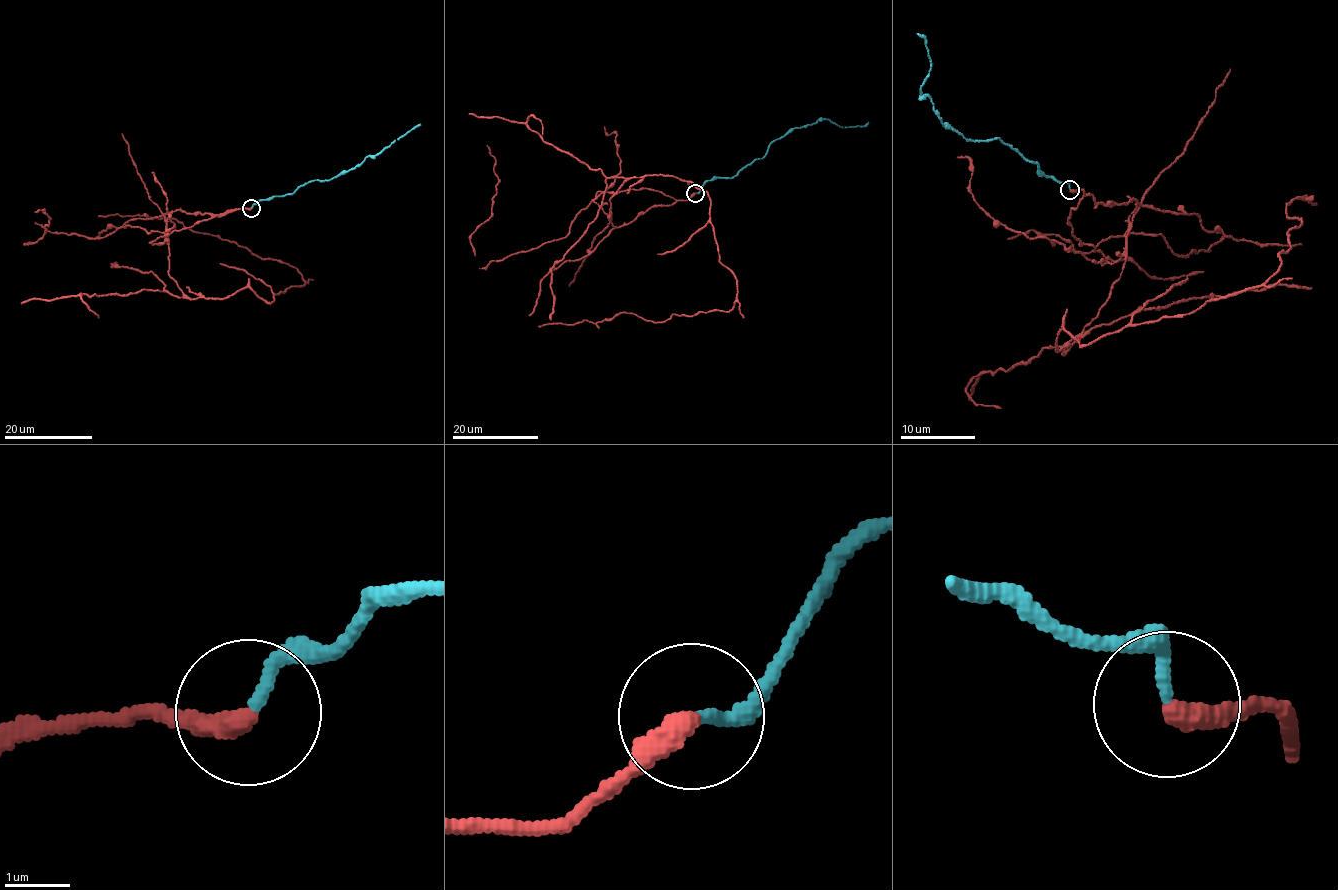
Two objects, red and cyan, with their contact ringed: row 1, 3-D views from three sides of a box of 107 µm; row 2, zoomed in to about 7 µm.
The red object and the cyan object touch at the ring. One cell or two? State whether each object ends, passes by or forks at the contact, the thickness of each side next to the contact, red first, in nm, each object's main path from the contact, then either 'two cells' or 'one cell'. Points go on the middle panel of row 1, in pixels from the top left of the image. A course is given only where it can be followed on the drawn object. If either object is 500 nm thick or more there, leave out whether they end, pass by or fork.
red ends; cyan ends; calibres 360 and 190 nm; course red (694, 193), (610, 221), (630, 178), (707, 193), (731, 309), (538, 326); course cyan (695, 193), (708, 180), (734, 176), (761, 158), (772, 142), (794, 129), (826, 119), (843, 127), (868, 122); two cells

